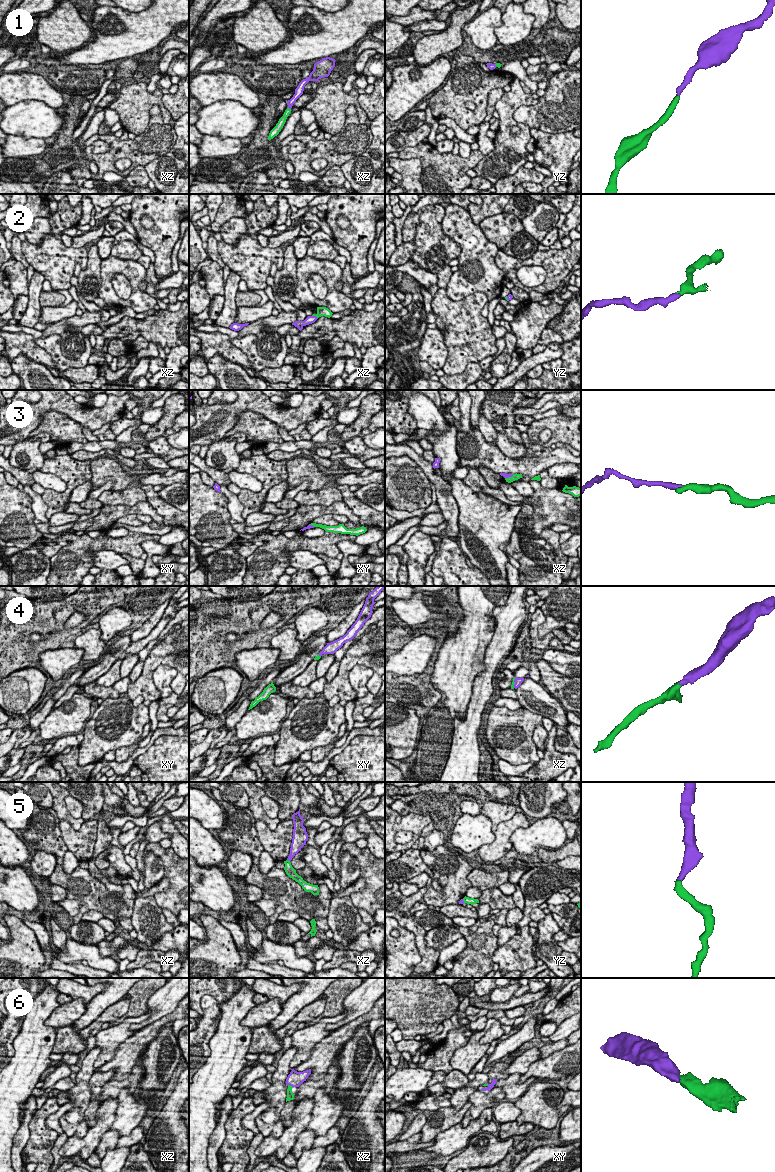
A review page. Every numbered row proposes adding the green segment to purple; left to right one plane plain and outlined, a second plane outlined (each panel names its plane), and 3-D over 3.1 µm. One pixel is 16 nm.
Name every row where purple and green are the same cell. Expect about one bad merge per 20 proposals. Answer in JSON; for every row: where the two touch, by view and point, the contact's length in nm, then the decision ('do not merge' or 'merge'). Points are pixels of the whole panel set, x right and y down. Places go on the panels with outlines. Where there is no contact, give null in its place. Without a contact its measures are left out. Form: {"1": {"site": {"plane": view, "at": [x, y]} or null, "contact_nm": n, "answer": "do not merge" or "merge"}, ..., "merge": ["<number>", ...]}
{"1": {"site": {"plane": "xz", "at": [289, 108]}, "contact_nm": 60, "answer": "merge"}, "2": {"site": {"plane": "xz", "at": [315, 316]}, "contact_nm": 110, "answer": "merge"}, "3": {"site": {"plane": "xz", "at": [509, 476]}, "contact_nm": 160, "answer": "merge"}, "4": {"site": {"plane": "xz", "at": [514, 681]}, "contact_nm": 180, "answer": "merge"}, "5": {"site": {"plane": "xz", "at": [288, 859]}, "contact_nm": 60, "answer": "merge"}, "6": {"site": {"plane": "xz", "at": [290, 1085]}, "contact_nm": 100, "answer": "merge"}, "merge": ["1", "2", "3", "4", "5", "6"]}

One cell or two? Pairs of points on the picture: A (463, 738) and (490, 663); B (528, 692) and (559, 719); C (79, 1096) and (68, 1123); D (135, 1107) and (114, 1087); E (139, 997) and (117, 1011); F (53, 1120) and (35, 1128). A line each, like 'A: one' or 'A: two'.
A: one
B: one
C: one
D: two
E: two
F: two

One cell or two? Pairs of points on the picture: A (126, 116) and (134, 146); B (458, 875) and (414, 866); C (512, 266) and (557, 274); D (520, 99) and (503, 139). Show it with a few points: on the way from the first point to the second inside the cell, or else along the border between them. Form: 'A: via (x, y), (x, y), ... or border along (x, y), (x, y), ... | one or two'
A: border along (149, 116), (147, 127), (136, 136) | two
B: border along (419, 852), (423, 862), (431, 871), (431, 877) | two
C: via (523, 262), (544, 261), (546, 263) | one
D: via (509, 106), (506, 109), (504, 128) | one

